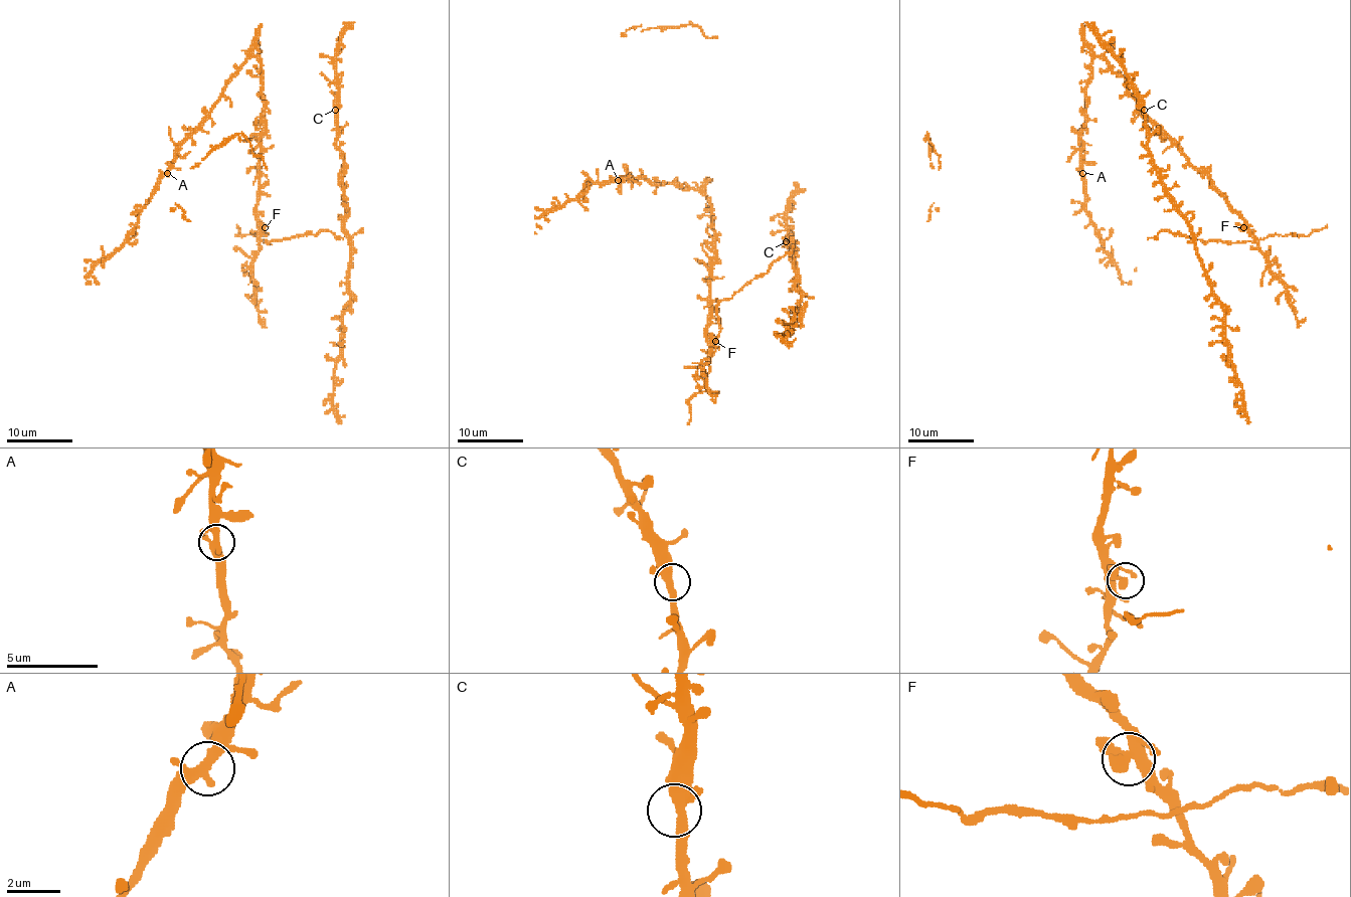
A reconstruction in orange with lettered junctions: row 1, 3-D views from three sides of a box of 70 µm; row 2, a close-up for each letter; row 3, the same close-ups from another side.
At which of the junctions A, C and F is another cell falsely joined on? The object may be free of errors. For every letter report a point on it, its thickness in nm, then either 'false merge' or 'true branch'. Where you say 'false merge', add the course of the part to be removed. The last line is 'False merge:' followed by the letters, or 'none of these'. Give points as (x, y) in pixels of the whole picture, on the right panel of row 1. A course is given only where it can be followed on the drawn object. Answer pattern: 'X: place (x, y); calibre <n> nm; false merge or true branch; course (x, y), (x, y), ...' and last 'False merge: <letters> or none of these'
A: place (1082, 173); calibre 340 nm; true branch
C: place (1144, 110); calibre 360 nm; true branch
F: place (1243, 227); calibre 320 nm; true branch
False merge: none of these

